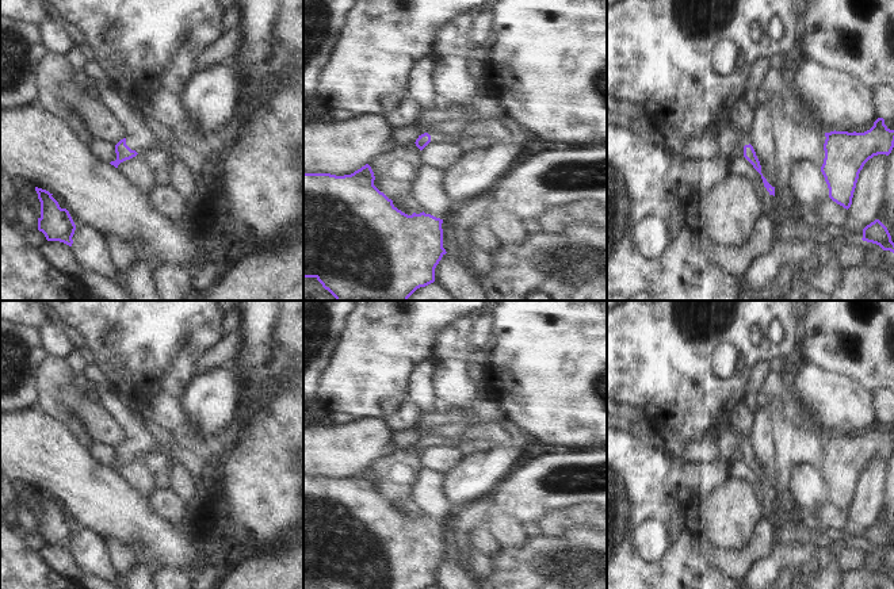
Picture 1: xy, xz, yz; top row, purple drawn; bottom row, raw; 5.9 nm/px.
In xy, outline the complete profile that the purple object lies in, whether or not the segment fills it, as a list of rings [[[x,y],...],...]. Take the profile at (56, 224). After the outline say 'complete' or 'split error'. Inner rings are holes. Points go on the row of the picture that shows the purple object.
[[[35,187],[41,202],[41,217],[38,218],[38,230],[47,241],[60,241],[69,246],[73,244],[76,225],[66,209],[61,209],[58,202],[46,190]]]; complete

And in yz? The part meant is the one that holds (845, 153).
[[[878,118],[864,133],[825,133],[825,158],[821,172],[829,188],[829,198],[844,209],[852,204],[859,173],[864,164],[878,154],[889,156],[894,148],[894,130]]]; complete

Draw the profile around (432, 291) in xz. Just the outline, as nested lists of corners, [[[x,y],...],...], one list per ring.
[[[435,282],[417,288],[408,301],[458,301]]]

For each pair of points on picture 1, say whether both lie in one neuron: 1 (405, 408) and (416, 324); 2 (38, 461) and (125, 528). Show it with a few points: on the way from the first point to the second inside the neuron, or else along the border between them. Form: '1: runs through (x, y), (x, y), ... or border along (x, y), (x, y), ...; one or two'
1: runs through (398, 387), (398, 344); one
2: runs through (60, 466), (103, 507); one

